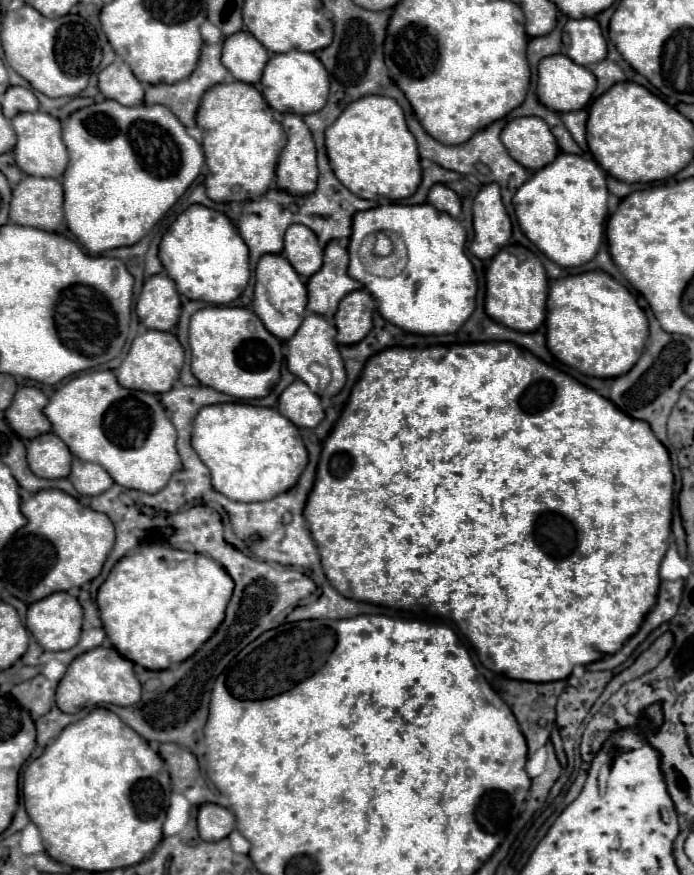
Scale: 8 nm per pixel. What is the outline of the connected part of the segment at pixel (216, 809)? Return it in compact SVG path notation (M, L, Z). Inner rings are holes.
M202 804L198 810L198 832L202 840L222 840L234 830L232 810L218 804Z

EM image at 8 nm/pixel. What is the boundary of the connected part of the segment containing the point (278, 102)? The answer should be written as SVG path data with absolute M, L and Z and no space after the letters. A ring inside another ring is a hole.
M300 50L274 54L262 72L260 84L262 84L264 100L270 104L272 110L292 112L292 114L300 114L300 116L318 112L326 104L328 88L330 88L328 72L322 66L322 62L314 54L300 52Z

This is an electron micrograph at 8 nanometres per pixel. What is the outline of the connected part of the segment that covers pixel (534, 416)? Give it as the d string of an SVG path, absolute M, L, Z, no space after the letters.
M494 341L494 342L474 342L464 344L435 345L425 348L388 348L370 358L366 362L366 368L362 372L362 378L354 384L352 394L348 398L348 404L342 410L342 416L338 418L336 426L332 428L330 436L326 438L318 462L318 472L316 472L316 482L314 488L308 496L306 508L304 508L304 518L310 524L310 536L318 546L320 562L324 568L324 574L328 582L346 598L350 600L360 600L360 602L370 602L370 604L382 604L382 606L396 606L396 608L408 608L412 604L420 606L434 606L436 612L456 624L460 634L464 634L472 646L478 652L480 662L498 674L504 674L514 680L528 680L528 682L554 682L554 680L564 680L570 676L572 668L576 664L590 664L594 660L600 660L604 654L614 654L622 648L624 640L634 636L644 620L644 616L650 612L650 608L656 604L656 592L660 586L660 576L658 576L658 566L660 560L664 558L668 546L670 546L670 524L672 524L673 495L674 495L674 474L668 450L662 446L662 442L654 436L650 426L644 420L634 420L620 412L610 400L602 398L594 390L578 384L572 376L564 372L552 372L544 368L544 362L534 358L528 350L522 346L516 346L514 342Z

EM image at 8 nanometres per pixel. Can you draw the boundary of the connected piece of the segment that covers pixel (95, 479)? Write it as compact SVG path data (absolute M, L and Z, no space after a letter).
M74 460L72 462L70 480L72 480L74 488L82 496L102 494L102 492L106 492L114 484L110 474L102 466L92 464L92 462L82 462L82 460Z

